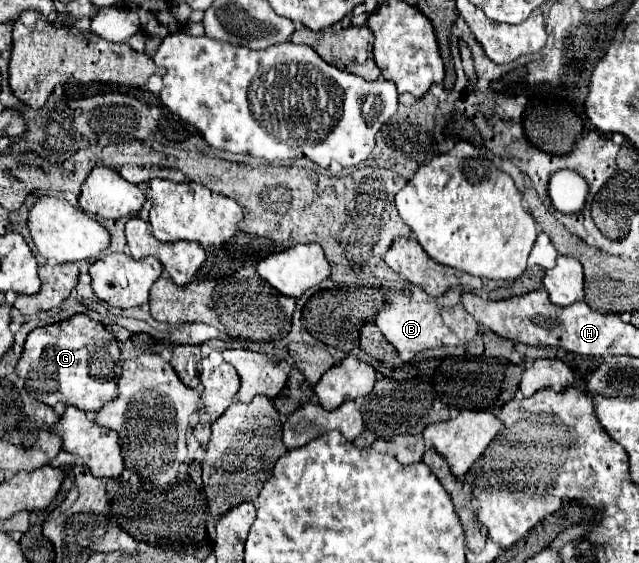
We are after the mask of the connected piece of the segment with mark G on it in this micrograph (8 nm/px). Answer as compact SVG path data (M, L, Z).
M76 314L64 322L32 330L16 364L16 374L24 380L26 390L48 406L62 402L84 412L98 412L118 392L116 382L122 374L118 342L100 322L90 320L86 314Z

